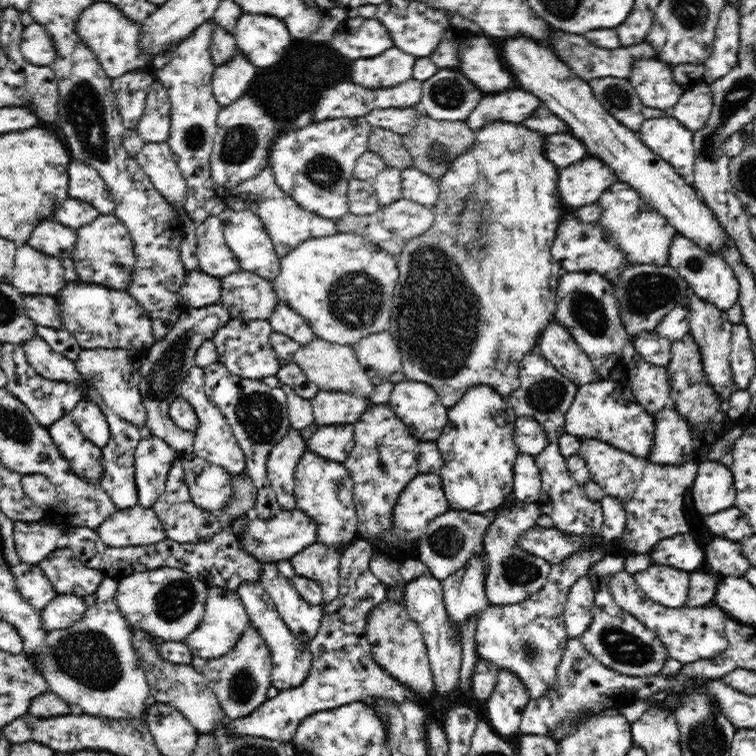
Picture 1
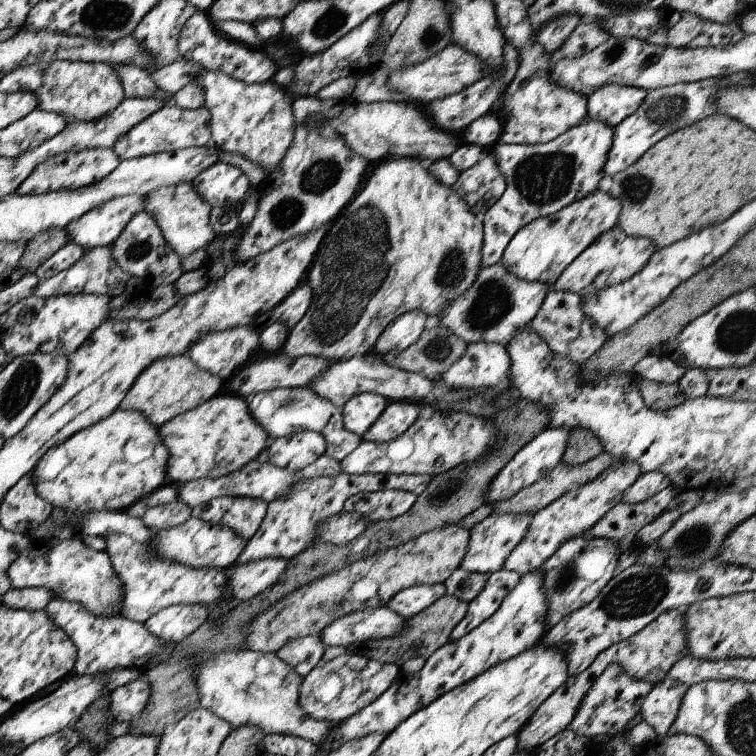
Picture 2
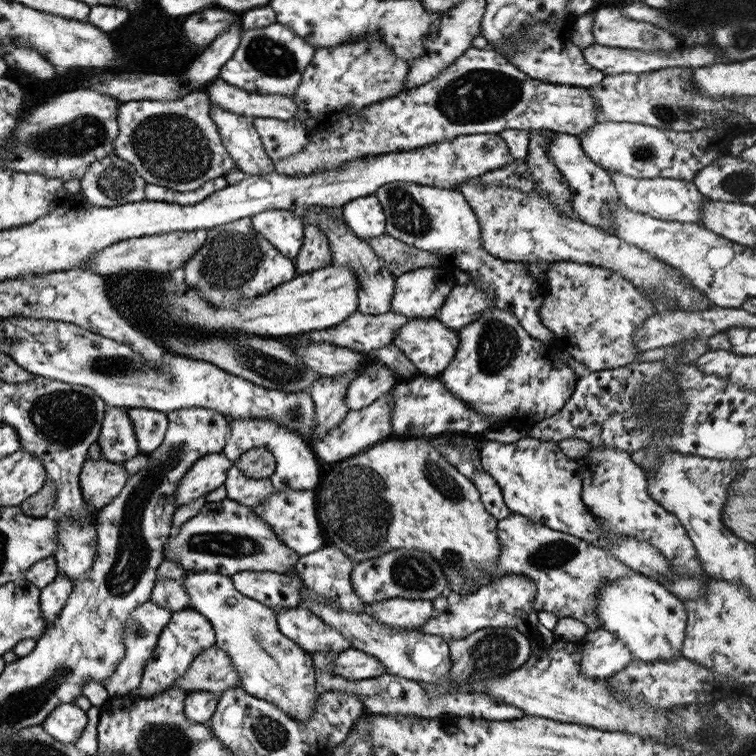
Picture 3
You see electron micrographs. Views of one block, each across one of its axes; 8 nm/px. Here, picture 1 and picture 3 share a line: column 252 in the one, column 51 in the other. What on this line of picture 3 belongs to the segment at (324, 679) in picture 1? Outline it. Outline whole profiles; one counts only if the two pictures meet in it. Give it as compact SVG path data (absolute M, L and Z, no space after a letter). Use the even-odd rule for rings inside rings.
M63 703L47 714L40 727L51 738L69 746L69 744L79 744L86 722L85 711L74 703Z

